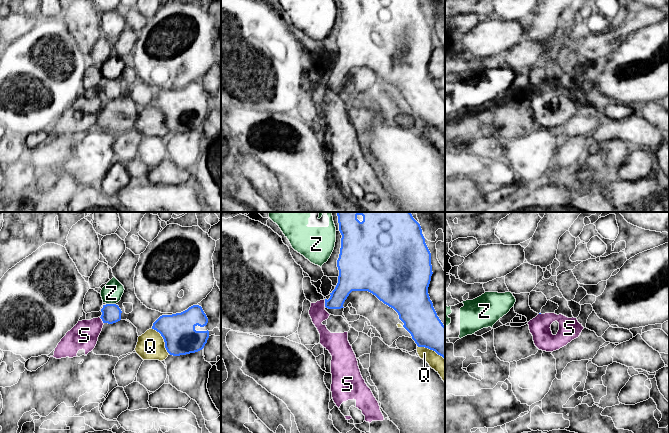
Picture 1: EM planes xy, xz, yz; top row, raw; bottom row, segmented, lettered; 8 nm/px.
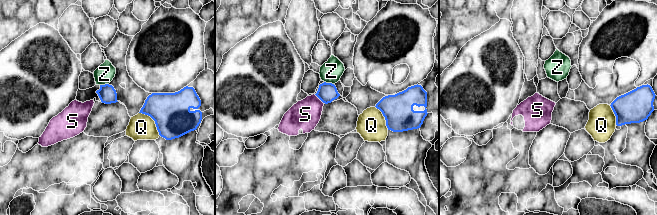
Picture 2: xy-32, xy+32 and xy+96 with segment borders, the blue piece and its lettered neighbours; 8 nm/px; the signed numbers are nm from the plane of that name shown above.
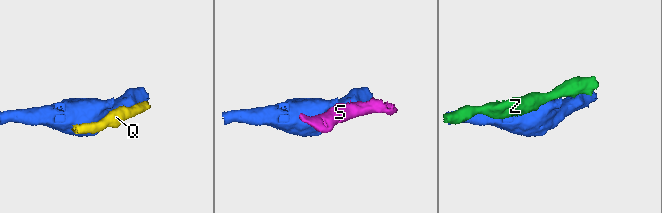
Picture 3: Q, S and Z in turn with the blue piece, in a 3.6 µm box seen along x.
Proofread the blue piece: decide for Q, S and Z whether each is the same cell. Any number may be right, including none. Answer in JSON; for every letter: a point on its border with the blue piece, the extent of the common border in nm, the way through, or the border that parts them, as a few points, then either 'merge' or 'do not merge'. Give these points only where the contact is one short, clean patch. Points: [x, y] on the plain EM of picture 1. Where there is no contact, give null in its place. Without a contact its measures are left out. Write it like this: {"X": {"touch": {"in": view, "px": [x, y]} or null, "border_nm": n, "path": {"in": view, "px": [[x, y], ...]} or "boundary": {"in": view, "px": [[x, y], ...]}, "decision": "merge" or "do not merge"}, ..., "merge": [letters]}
{"Q": {"touch": {"in": "xy", "px": [164, 116]}, "border_nm": 240, "decision": "do not merge"}, "S": {"touch": {"in": "xz", "px": [325, 79]}, "border_nm": 60, "boundary": {"in": "xz", "px": [[324, 76], [325, 82]]}, "decision": "do not merge"}, "Z": {"touch": {"in": "xy", "px": [111, 80]}, "border_nm": 80, "decision": "do not merge"}, "merge": []}

